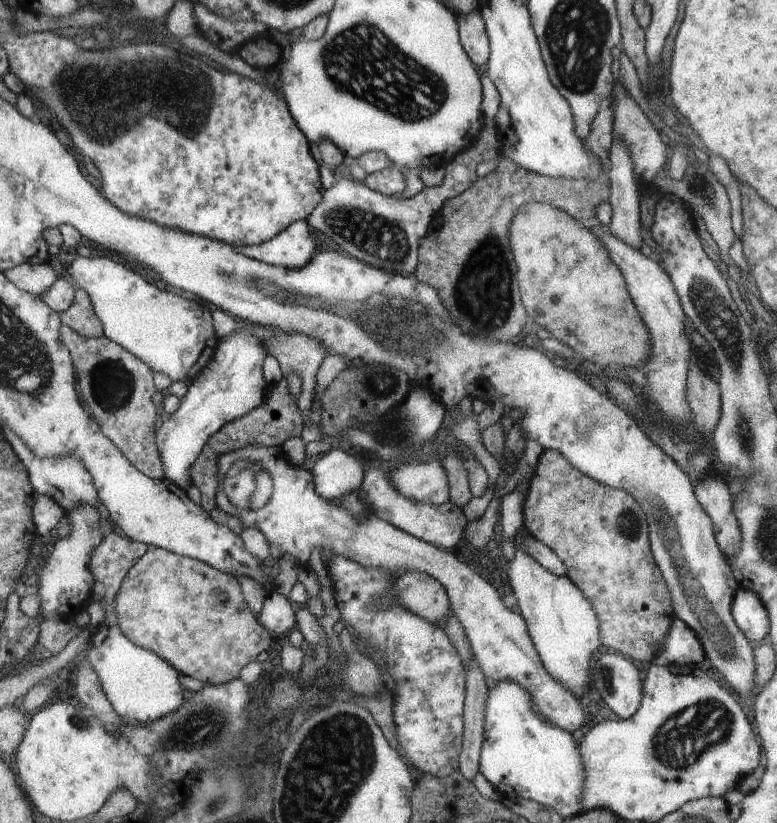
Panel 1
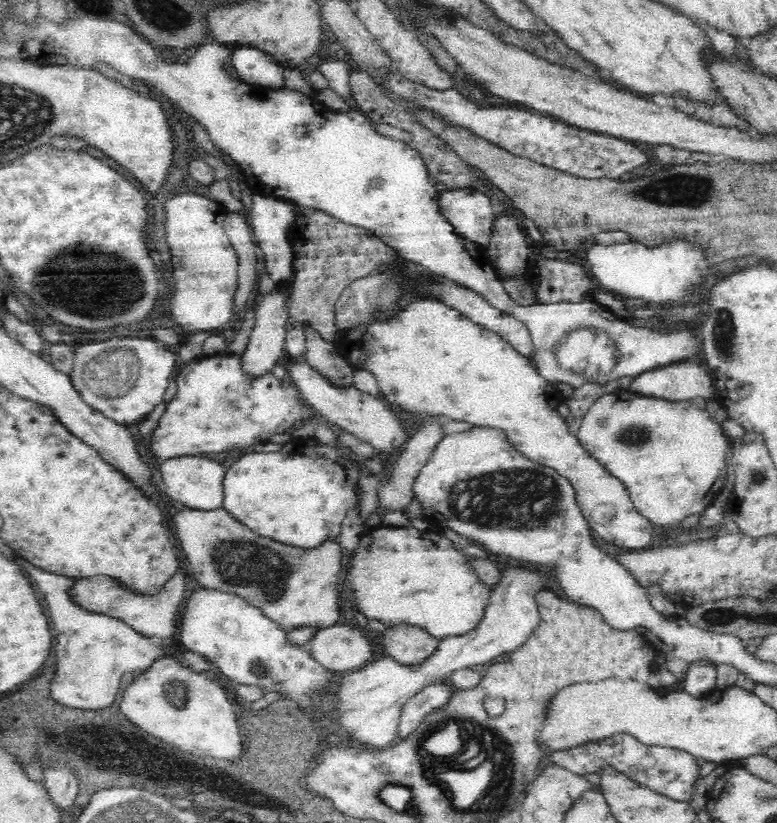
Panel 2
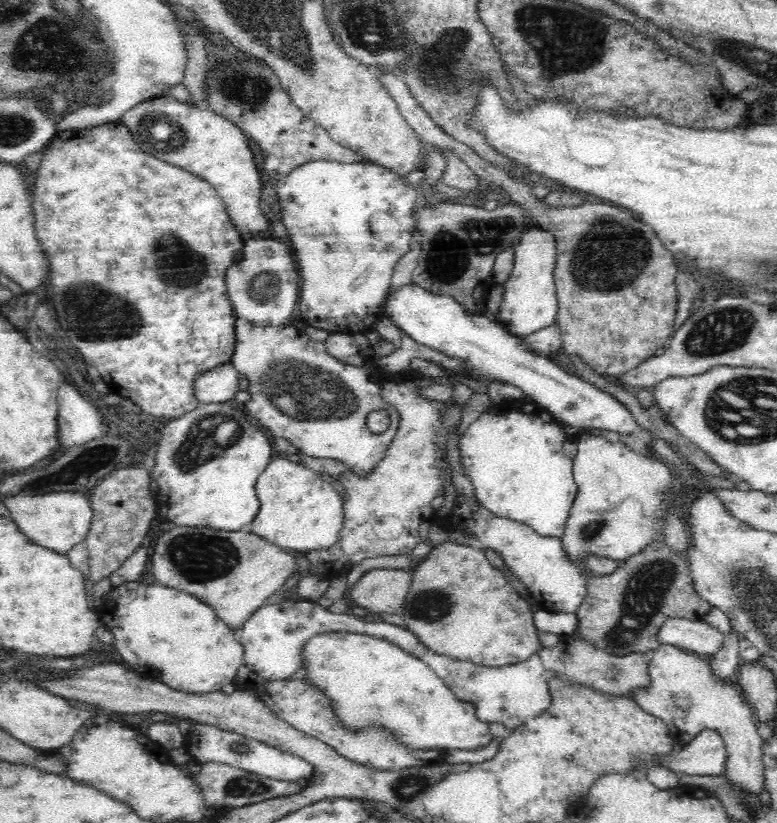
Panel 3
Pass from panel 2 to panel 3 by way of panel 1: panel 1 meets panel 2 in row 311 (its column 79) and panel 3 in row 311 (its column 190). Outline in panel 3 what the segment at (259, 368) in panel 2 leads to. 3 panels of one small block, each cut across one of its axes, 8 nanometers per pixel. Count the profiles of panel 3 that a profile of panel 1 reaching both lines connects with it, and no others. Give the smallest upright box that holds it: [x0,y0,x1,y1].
[276,160,424,336]

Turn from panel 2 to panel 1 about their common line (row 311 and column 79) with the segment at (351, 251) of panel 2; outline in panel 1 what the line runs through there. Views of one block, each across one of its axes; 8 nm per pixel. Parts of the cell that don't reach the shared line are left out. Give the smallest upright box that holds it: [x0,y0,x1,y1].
[59,289,104,339]

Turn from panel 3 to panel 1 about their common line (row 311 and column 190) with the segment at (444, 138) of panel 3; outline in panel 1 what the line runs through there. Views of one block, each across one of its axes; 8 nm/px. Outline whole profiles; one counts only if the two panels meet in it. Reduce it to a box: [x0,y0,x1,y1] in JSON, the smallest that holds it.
[114,549,273,684]

